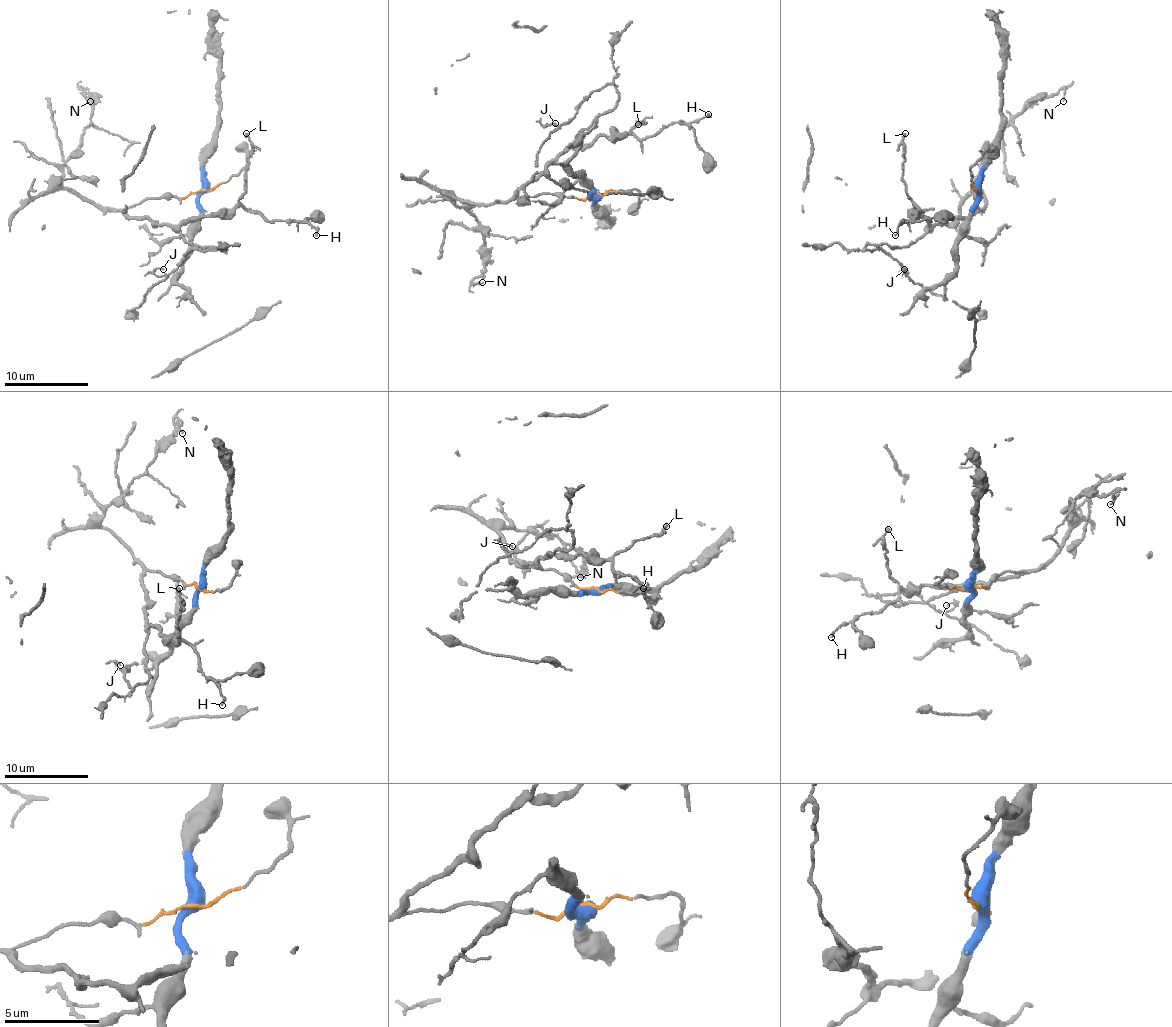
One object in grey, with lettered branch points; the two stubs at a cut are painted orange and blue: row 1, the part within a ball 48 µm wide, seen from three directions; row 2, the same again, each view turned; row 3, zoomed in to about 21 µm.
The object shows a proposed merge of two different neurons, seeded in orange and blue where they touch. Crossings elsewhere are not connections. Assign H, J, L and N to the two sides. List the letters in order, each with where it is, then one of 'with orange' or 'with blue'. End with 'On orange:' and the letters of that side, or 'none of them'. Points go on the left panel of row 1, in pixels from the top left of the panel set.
H: place (316, 235); with orange
J: place (163, 269); with orange
L: place (246, 133); with orange
N: place (90, 101); with orange
On orange: H, J, L, N

